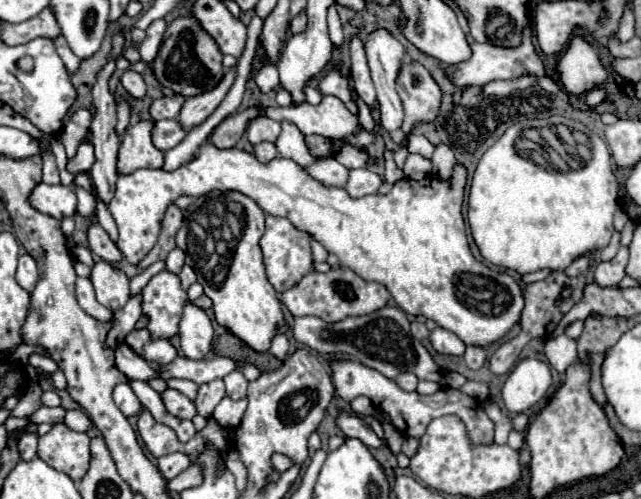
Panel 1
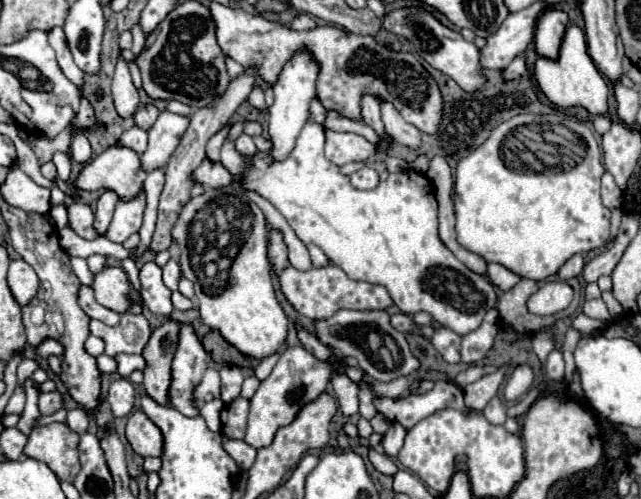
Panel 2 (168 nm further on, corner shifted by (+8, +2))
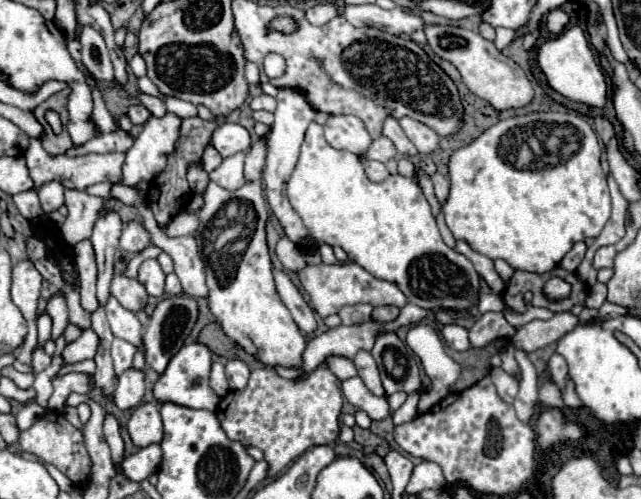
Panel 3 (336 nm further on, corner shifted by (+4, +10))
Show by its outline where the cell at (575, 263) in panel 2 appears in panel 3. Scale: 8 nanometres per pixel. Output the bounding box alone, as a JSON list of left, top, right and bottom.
[561,241,585,271]

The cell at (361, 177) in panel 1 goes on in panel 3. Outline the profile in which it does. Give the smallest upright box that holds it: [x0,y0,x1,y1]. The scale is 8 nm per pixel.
[363,161,389,181]

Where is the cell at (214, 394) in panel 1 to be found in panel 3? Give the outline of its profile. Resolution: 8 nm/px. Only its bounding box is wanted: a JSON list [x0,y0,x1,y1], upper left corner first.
[211,363,229,397]

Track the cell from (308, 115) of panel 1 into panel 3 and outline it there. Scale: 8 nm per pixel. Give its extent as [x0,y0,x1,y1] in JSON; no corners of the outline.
[203,145,223,173]

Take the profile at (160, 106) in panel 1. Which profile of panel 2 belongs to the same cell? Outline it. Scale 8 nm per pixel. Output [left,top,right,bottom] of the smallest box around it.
[133,105,159,129]

